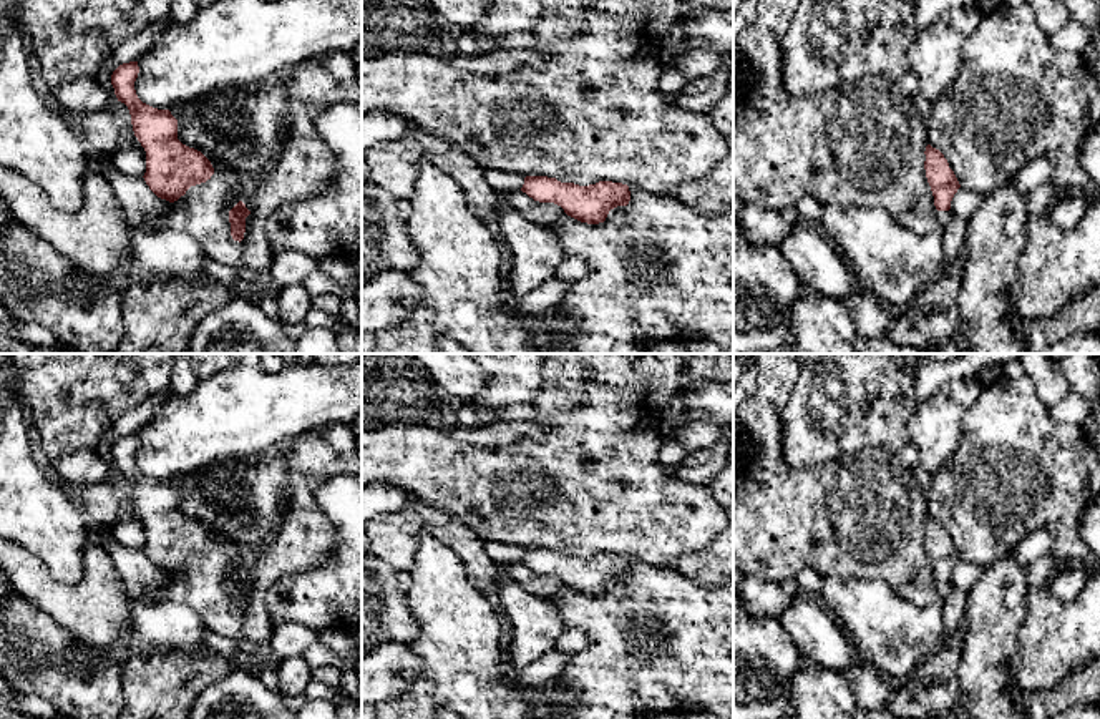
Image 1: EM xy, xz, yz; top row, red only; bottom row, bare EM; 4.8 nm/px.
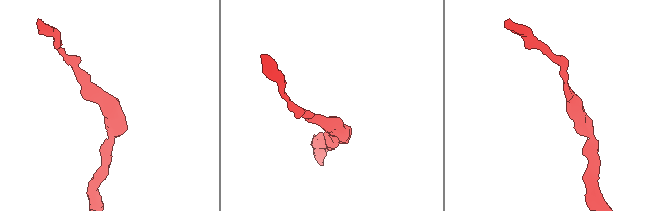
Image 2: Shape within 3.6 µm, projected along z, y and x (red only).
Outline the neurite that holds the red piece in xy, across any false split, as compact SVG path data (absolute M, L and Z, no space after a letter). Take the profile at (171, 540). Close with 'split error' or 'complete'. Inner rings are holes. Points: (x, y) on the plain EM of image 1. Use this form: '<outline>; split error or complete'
M138 433L123 435L113 443L111 457L118 473L128 478L134 508L146 523L146 556L158 570L174 575L191 558L211 551L214 540L201 523L178 511L178 492L169 482L153 480L138 470L138 445Z; complete

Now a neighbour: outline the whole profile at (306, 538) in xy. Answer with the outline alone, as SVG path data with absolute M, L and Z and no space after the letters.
M287 473L282 520L269 541L254 546L206 528L214 546L174 575L163 571L168 583L148 589L144 598L189 606L209 631L224 638L269 643L275 626L264 601L269 588L285 575L327 566L335 551L337 530L315 498L325 480L315 473ZM239 573L251 583L241 614L232 611L229 594L229 583Z

